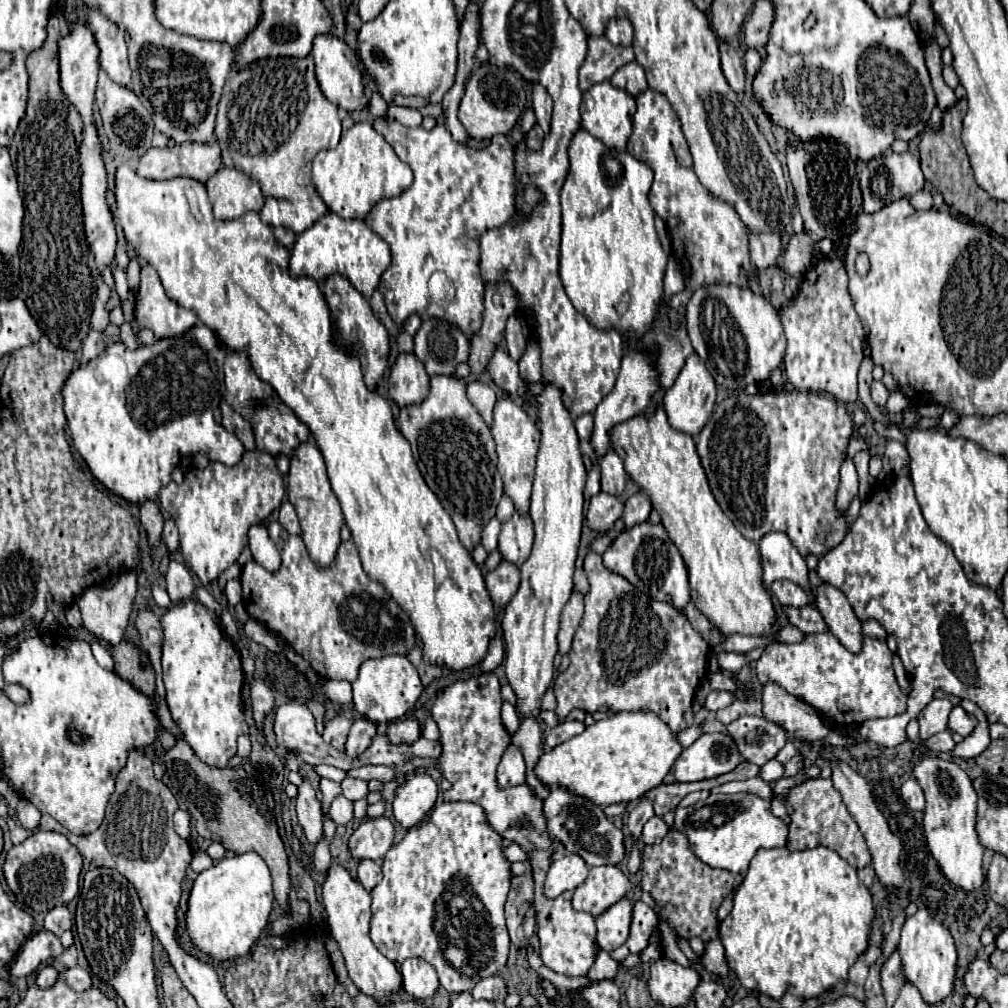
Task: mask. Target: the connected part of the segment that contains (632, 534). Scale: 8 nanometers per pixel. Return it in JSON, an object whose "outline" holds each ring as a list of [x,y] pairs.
{"outline":[[[646,520],[642,524],[626,528],[602,554],[602,558],[604,566],[610,572],[624,576],[634,588],[638,588],[642,594],[648,594],[652,600],[670,602],[678,610],[690,602],[686,564],[662,524],[652,524]]]}

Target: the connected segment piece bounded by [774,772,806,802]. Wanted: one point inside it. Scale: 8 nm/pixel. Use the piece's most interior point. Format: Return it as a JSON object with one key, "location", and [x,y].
{"location":[782,786]}

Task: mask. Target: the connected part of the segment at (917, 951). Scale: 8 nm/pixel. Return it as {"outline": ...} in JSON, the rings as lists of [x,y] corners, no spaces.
{"outline":[[[918,908],[916,914],[908,916],[902,926],[902,940],[898,946],[898,952],[902,956],[904,976],[908,982],[912,982],[924,1002],[936,1004],[944,1000],[954,986],[954,974],[956,974],[956,944],[950,928],[940,922],[928,908]]]}

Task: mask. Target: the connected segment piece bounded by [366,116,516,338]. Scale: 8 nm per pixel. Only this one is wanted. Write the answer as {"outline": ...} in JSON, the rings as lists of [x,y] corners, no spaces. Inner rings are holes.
{"outline":[[[386,116],[374,118],[374,130],[384,136],[384,140],[398,154],[398,158],[406,162],[414,172],[414,182],[408,190],[404,190],[396,198],[384,198],[376,202],[370,214],[366,216],[368,226],[390,246],[392,252],[392,262],[382,274],[378,286],[378,290],[384,294],[388,314],[396,324],[402,324],[410,314],[418,314],[422,320],[446,318],[448,322],[458,326],[464,332],[464,336],[470,338],[480,328],[484,312],[484,282],[480,278],[478,268],[478,238],[488,228],[500,228],[506,222],[510,222],[510,218],[516,212],[512,146],[506,136],[496,136],[492,138],[488,148],[474,150],[470,146],[454,142],[442,124],[428,132],[422,126],[402,126],[398,120],[390,120]],[[436,270],[442,270],[456,286],[456,298],[446,306],[434,304],[428,292],[428,280]]]}

